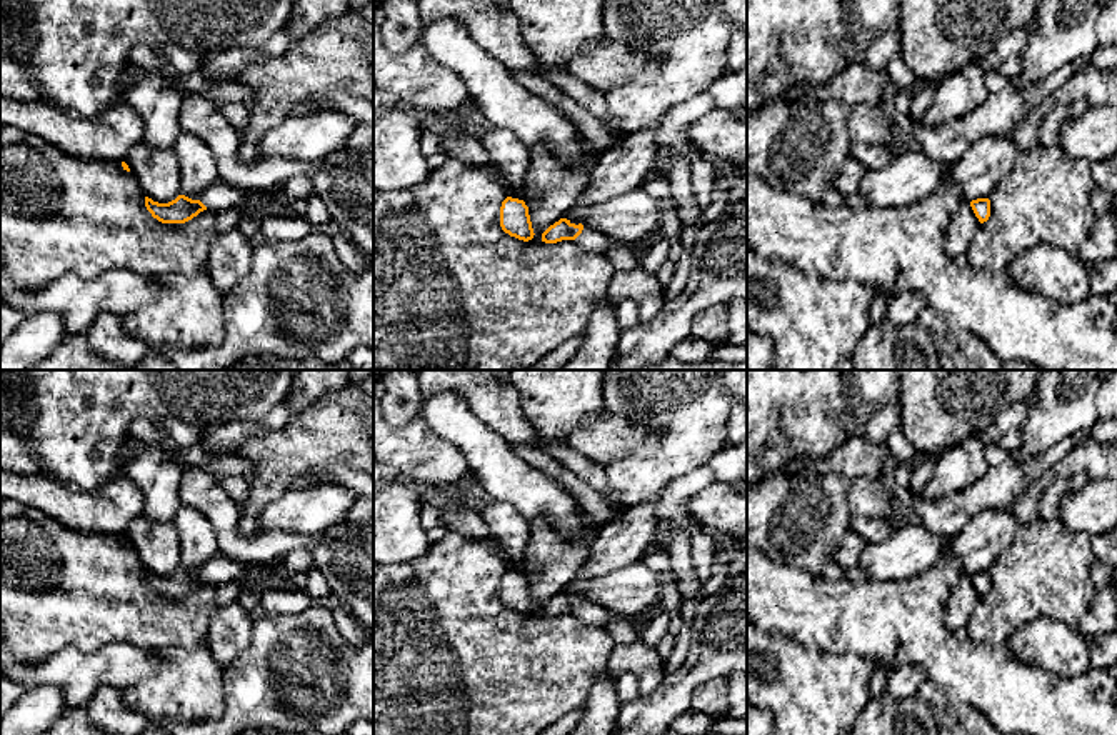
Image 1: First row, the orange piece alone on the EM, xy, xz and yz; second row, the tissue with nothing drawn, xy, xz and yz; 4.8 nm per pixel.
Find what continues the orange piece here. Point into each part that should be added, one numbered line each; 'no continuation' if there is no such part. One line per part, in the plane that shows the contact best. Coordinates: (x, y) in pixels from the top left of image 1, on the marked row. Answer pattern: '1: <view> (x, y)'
1: xz (597, 242)

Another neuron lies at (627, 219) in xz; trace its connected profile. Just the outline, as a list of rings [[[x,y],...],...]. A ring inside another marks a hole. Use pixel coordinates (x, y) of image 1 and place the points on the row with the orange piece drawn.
[[[637,188],[594,207],[574,205],[564,218],[579,220],[584,228],[632,245],[659,232],[660,215],[667,208],[677,208],[674,198],[660,200]]]

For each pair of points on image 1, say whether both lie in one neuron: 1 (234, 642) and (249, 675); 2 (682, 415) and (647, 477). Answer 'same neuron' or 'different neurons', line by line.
1: different neurons
2: same neuron

